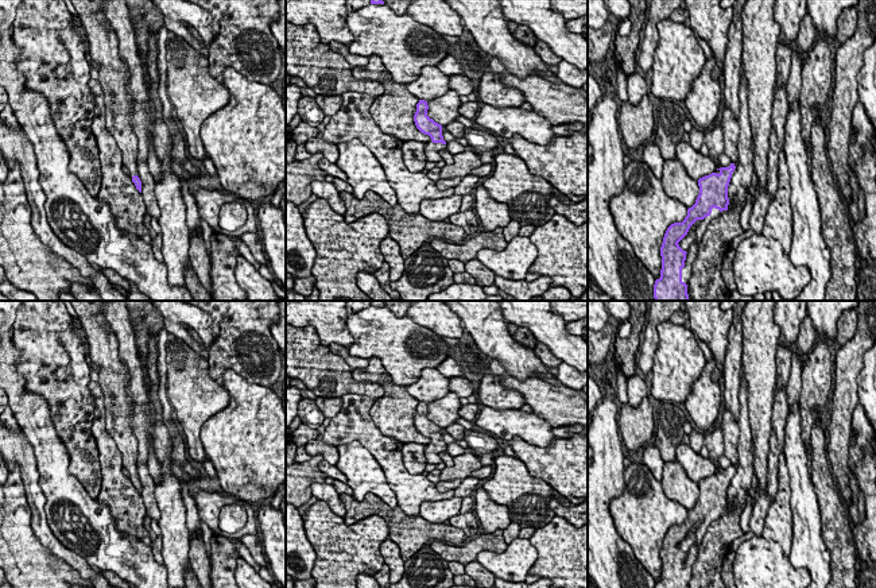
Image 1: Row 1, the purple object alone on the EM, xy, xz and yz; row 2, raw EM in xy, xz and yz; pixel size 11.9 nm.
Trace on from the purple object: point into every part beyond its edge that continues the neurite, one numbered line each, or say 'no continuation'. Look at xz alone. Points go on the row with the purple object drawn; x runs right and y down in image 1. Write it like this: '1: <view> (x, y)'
1: xz (431, 150)

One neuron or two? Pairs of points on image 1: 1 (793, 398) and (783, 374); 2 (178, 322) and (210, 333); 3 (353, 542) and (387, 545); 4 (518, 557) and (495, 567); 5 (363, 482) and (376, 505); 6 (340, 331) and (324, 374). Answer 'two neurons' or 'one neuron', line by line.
1: two neurons
2: one neuron
3: two neurons
4: one neuron
5: two neurons
6: two neurons

